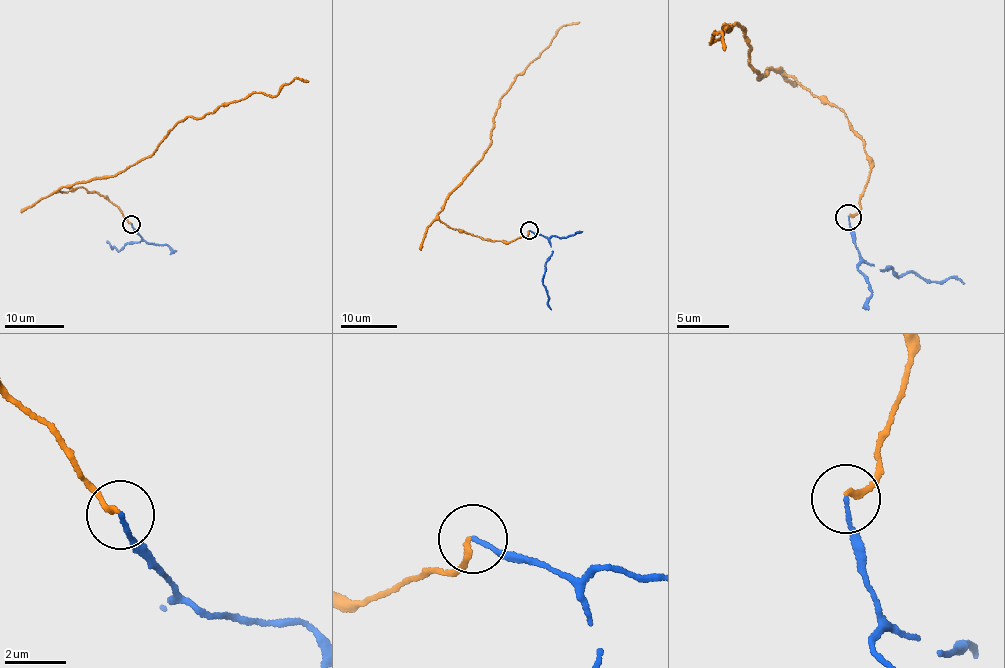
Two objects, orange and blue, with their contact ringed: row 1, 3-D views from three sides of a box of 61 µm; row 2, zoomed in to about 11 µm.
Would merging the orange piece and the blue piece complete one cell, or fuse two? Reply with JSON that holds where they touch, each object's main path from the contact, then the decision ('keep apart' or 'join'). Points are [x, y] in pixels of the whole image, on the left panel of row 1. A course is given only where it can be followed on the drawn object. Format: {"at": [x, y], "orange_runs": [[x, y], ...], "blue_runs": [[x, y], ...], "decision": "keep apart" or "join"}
{"at": [131, 224], "orange_runs": [[131, 224], [96, 192], [57, 191], [135, 164], [189, 116], [256, 92], [272, 97], [300, 78], [309, 81]], "blue_runs": [[131, 224], [140, 242], [131, 241], [118, 251], [107, 242]], "decision": "join"}

